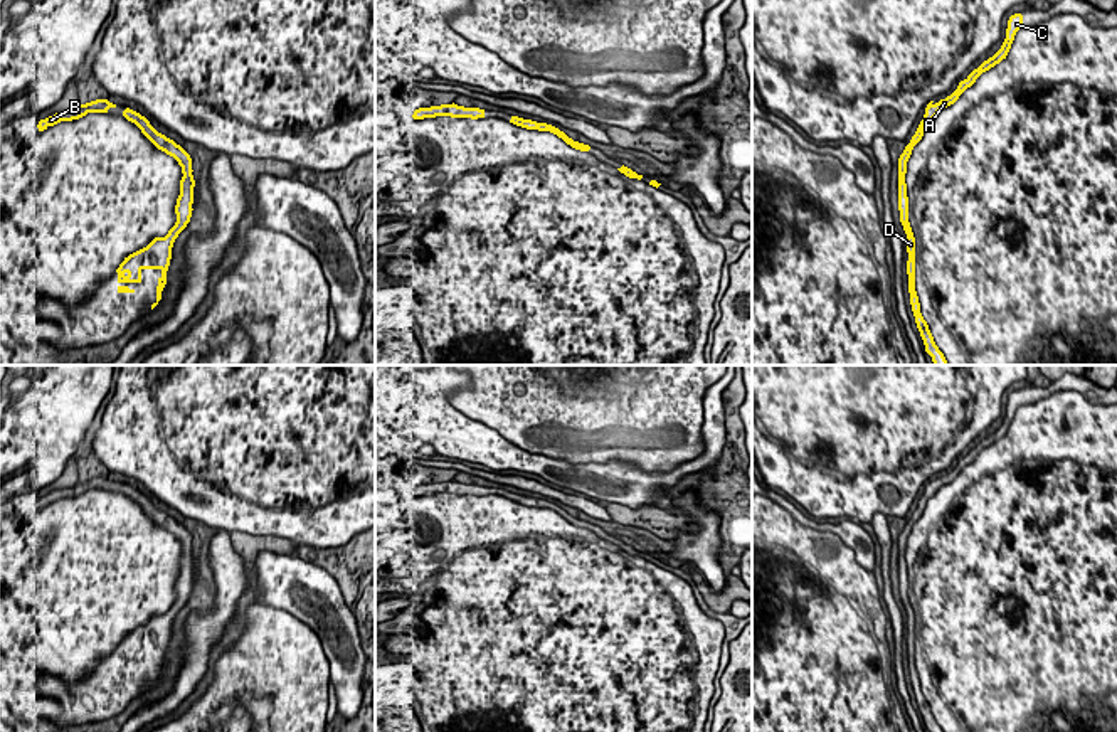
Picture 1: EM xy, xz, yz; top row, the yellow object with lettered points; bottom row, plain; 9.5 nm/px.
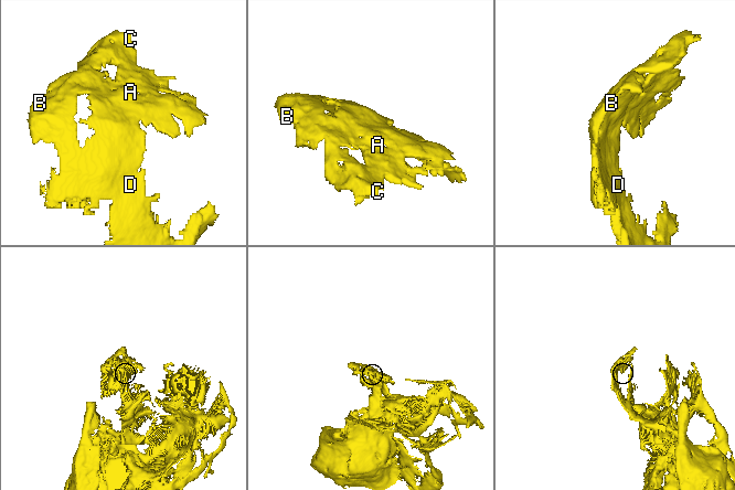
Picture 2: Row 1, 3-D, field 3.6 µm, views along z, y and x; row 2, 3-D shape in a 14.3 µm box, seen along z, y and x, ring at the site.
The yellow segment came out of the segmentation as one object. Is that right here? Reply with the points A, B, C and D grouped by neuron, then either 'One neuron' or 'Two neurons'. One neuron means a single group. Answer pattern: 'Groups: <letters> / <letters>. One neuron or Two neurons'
Groups: A B C D. One neuron

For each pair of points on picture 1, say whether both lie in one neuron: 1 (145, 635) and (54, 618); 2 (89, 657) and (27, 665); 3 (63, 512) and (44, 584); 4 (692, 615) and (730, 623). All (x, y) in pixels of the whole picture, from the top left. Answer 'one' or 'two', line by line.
1: one
2: one
3: two
4: two

